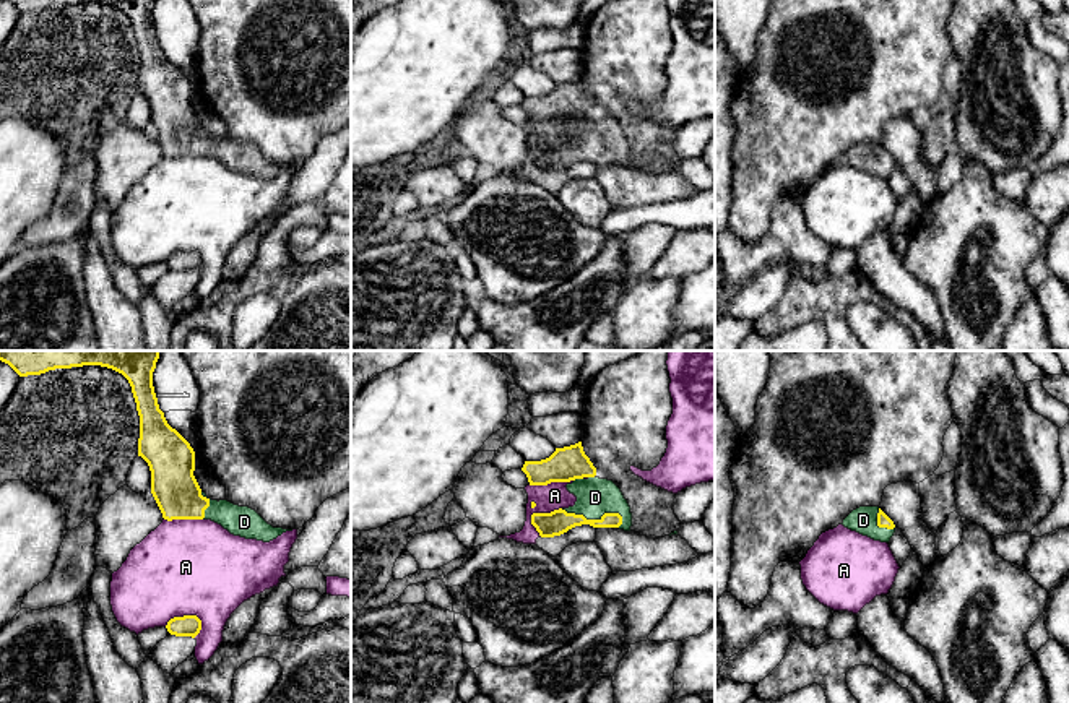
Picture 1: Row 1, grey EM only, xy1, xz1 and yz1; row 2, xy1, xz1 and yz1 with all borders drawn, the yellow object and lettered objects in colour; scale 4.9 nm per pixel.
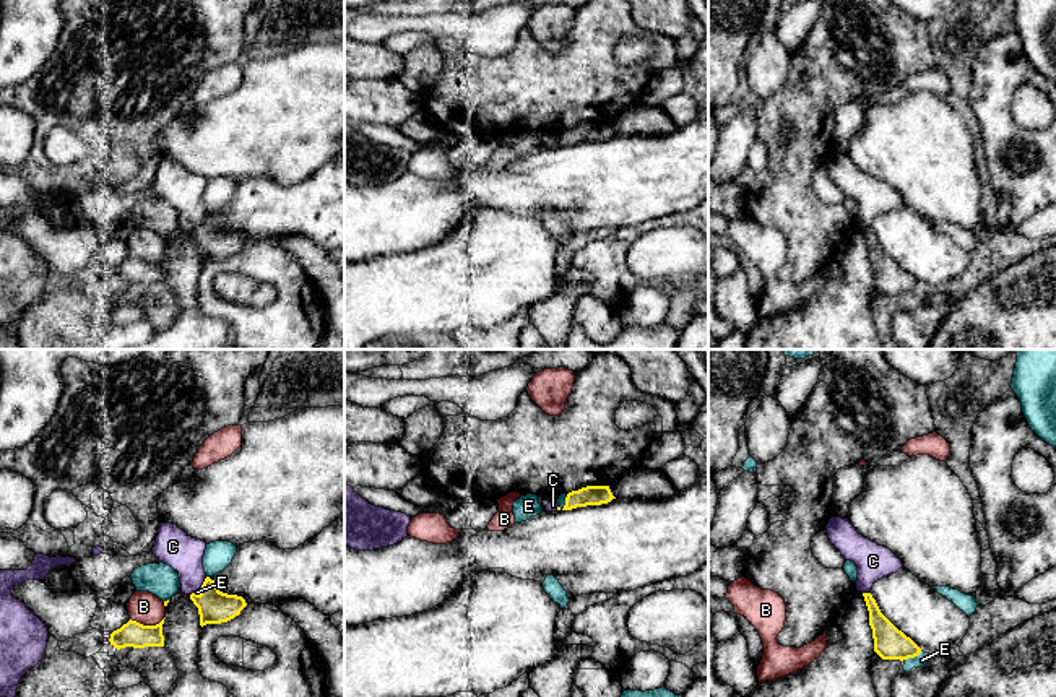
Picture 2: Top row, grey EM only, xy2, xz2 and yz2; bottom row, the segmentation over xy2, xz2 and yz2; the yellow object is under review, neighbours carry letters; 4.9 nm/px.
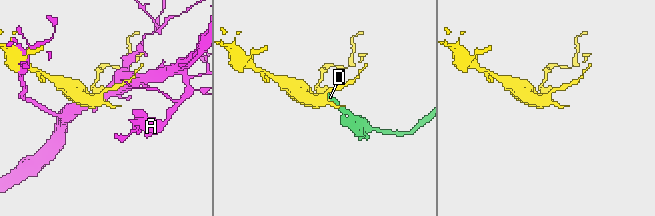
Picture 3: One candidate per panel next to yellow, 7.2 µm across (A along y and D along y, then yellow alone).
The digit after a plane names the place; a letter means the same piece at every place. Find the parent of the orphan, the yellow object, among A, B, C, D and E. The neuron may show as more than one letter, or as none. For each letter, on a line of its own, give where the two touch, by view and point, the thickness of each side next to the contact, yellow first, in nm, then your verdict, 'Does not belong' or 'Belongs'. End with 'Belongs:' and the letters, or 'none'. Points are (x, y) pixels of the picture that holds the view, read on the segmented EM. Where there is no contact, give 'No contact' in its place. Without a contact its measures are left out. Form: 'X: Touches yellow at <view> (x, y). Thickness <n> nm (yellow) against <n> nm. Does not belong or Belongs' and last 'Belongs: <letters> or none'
A: Touches yellow at xy1 (184, 616). Thickness 110 nm (yellow) against 480 nm. Does not belong
B: Touches yellow at xy2 (147, 626). Thickness 130 nm (yellow) against 160 nm. Does not belong
C: Touches yellow at xy2 (203, 584). Thickness 160 nm (yellow) against 180 nm. Does not belong
D: Touches yellow at xz1 (595, 520). Thickness 120 nm (yellow) against 190 nm. Belongs
E: Touches yellow at yz2 (913, 657). Thickness 160 nm (yellow) against 70 nm. Does not belong
Belongs: D

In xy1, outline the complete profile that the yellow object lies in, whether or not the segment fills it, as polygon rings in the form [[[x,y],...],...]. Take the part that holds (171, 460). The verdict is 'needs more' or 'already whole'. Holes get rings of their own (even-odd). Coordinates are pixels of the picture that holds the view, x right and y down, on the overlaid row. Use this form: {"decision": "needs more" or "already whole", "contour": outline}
{"decision": "needs more", "contour": [[[0,351],[0,360],[8,364],[19,377],[41,375],[55,369],[101,365],[122,373],[128,380],[140,416],[138,456],[149,466],[151,494],[164,520],[211,520],[234,536],[263,542],[270,542],[283,533],[292,531],[273,528],[249,507],[239,507],[227,500],[211,500],[200,489],[193,476],[195,451],[190,443],[167,424],[158,404],[153,386],[153,372],[158,359],[159,351]]]}

